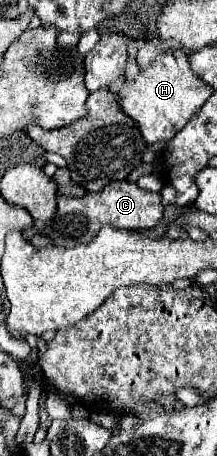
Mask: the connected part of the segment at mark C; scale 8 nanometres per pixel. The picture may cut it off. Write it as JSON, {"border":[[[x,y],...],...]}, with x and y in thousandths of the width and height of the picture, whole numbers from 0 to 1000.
{"border":[[[535,395],[479,408],[452,425],[396,425],[378,434],[332,430],[267,430],[267,461],[258,478],[203,504],[212,518],[240,522],[258,539],[350,539],[406,535],[470,496],[507,491],[553,504],[682,504],[710,500],[756,474],[747,430],[728,421],[682,421],[636,412],[627,399]]]}

